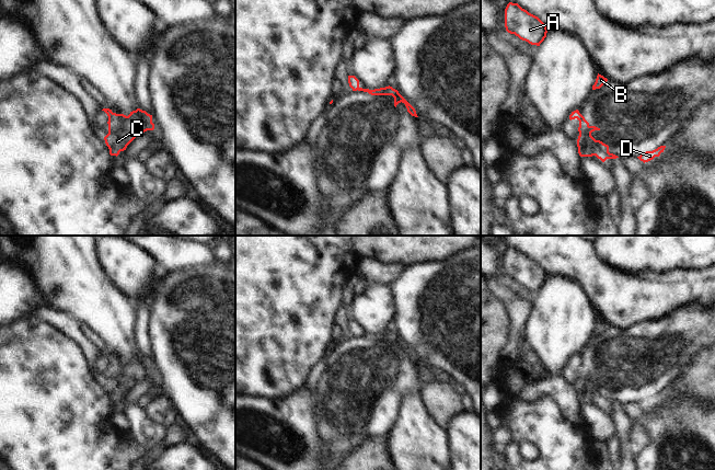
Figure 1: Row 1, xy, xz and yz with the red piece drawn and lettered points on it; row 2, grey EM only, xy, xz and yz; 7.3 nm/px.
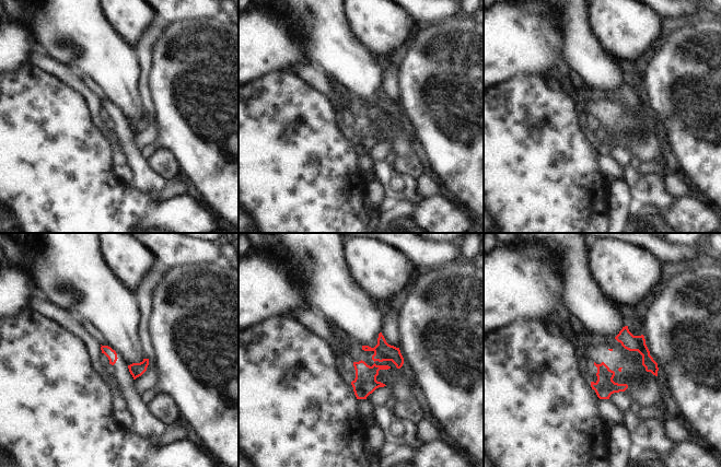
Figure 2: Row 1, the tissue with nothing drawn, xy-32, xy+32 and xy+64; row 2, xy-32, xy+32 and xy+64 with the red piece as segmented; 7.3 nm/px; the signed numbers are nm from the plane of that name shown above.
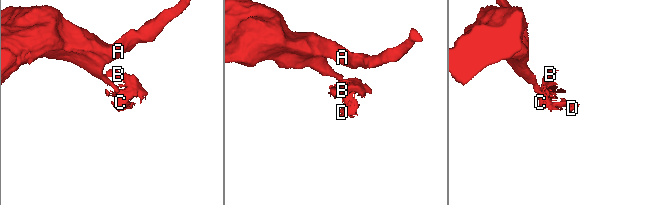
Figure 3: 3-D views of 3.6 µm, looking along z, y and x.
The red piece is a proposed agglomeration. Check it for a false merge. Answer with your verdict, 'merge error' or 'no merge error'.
merge error

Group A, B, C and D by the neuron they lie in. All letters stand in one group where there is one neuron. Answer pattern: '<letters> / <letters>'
A / B C D

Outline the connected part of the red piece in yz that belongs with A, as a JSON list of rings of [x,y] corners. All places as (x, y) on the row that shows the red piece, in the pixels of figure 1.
[[[512,2],[505,9],[505,27],[508,33],[537,46],[540,46],[547,33],[546,26],[538,16]]]

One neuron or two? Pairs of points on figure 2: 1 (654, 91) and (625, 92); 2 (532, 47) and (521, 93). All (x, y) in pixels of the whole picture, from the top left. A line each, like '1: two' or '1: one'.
1: two
2: two

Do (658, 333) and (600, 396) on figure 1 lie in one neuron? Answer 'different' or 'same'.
same

